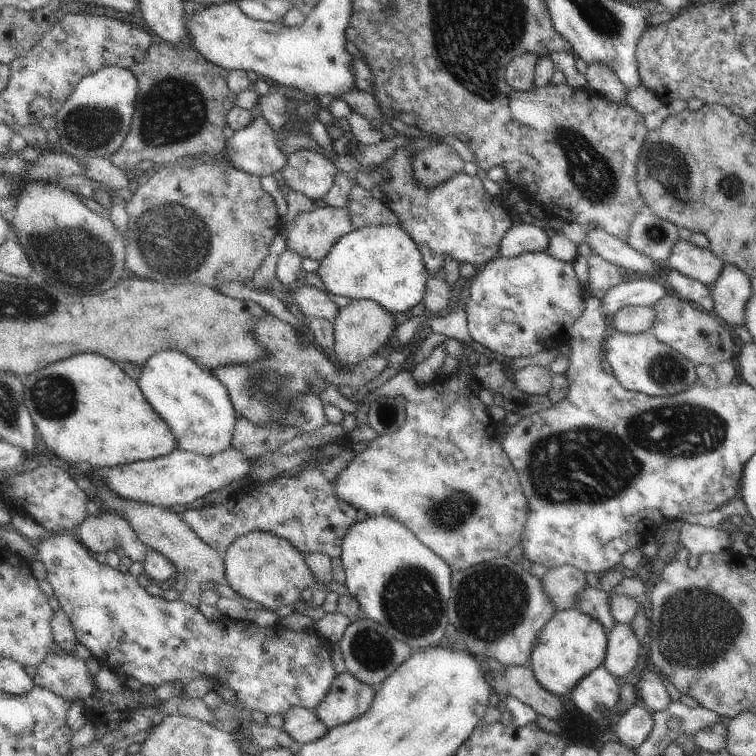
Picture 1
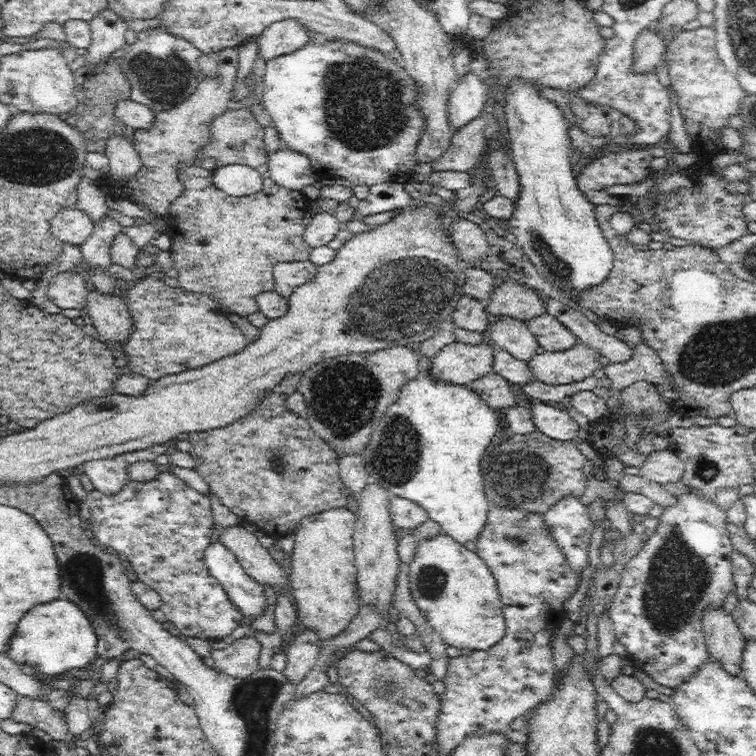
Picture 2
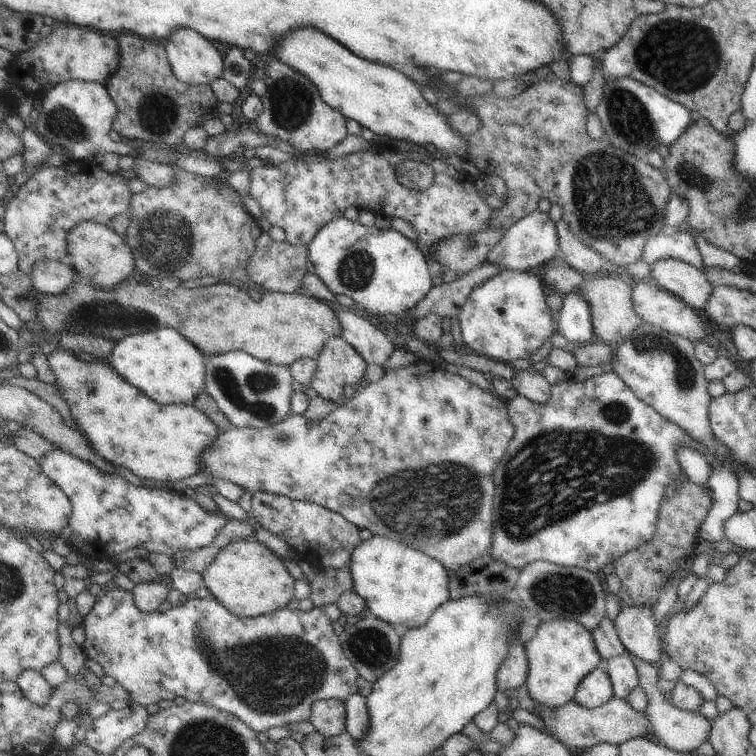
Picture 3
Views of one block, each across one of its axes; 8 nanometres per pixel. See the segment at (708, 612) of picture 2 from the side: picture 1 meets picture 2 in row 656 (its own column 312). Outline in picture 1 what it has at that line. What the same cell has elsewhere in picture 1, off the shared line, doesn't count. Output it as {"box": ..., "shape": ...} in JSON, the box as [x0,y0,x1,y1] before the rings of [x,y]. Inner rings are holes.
{"box":[282,706,329,745],"shape":[[[294,706],[286,711],[283,719],[282,729],[302,745],[316,742],[329,732],[323,722],[318,720],[314,709]]]}

